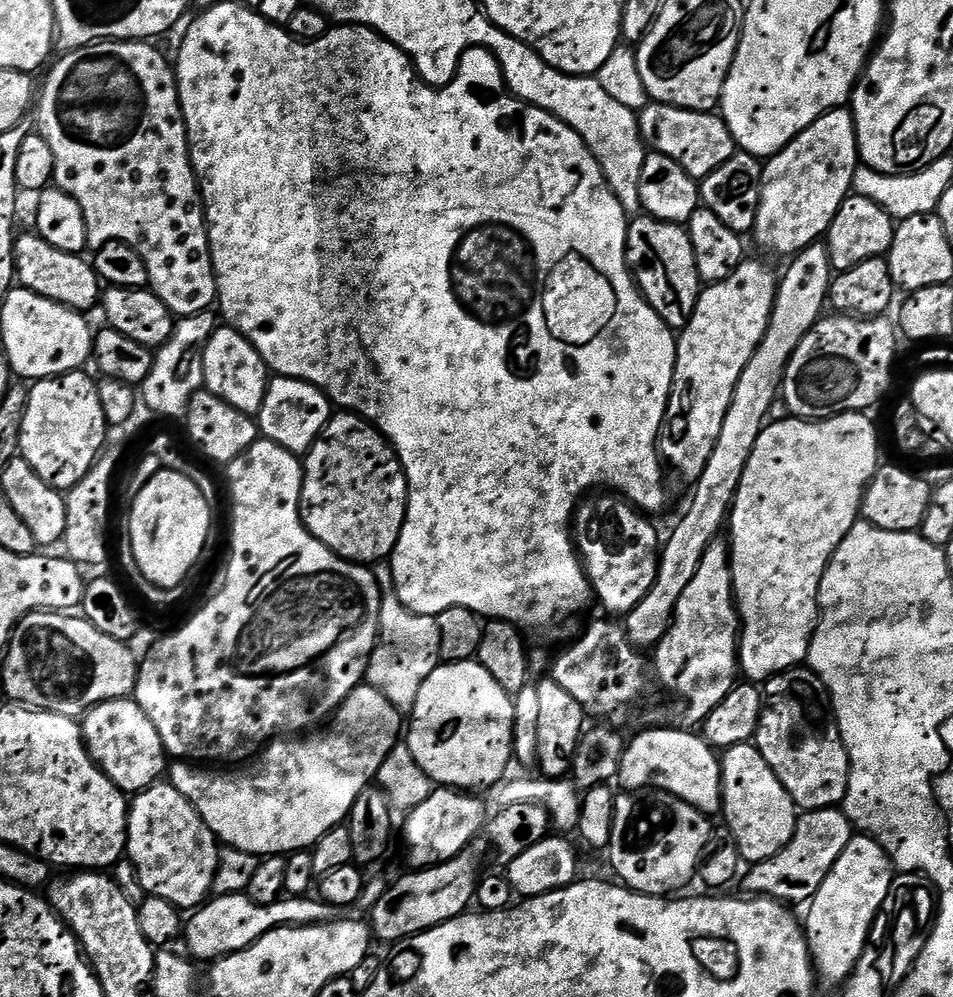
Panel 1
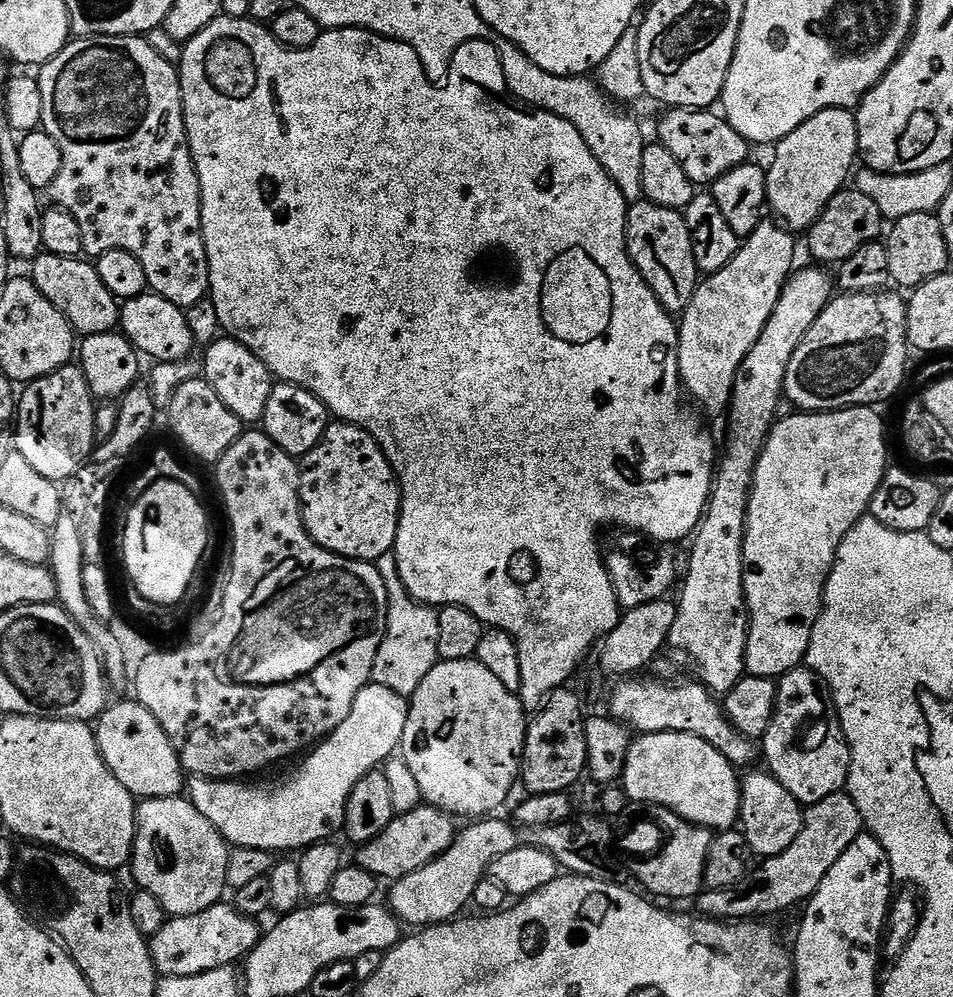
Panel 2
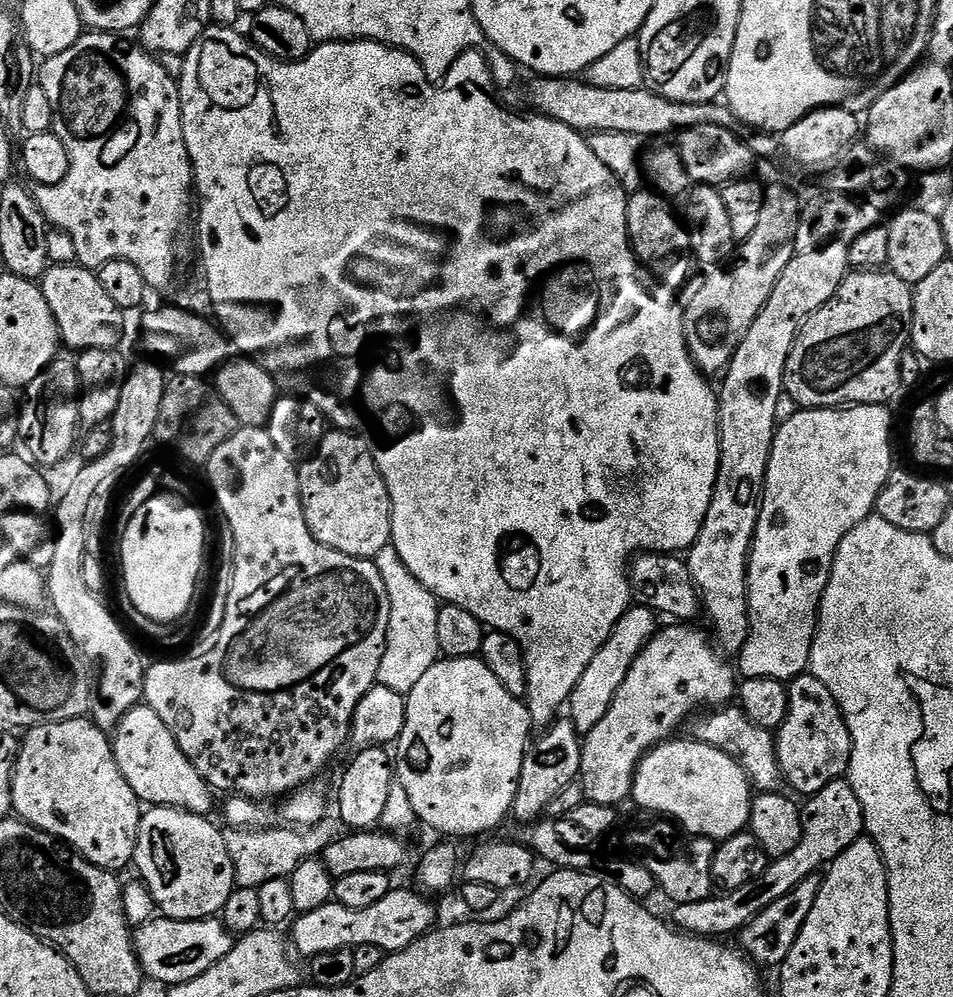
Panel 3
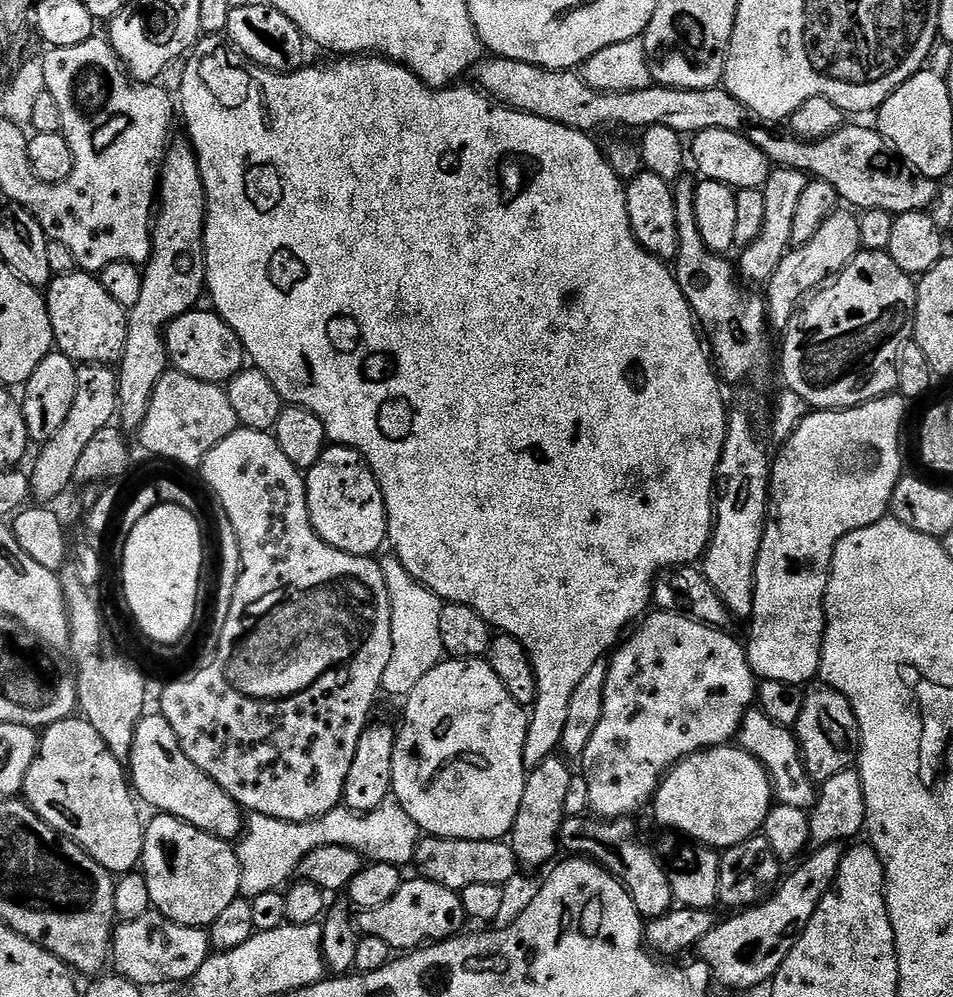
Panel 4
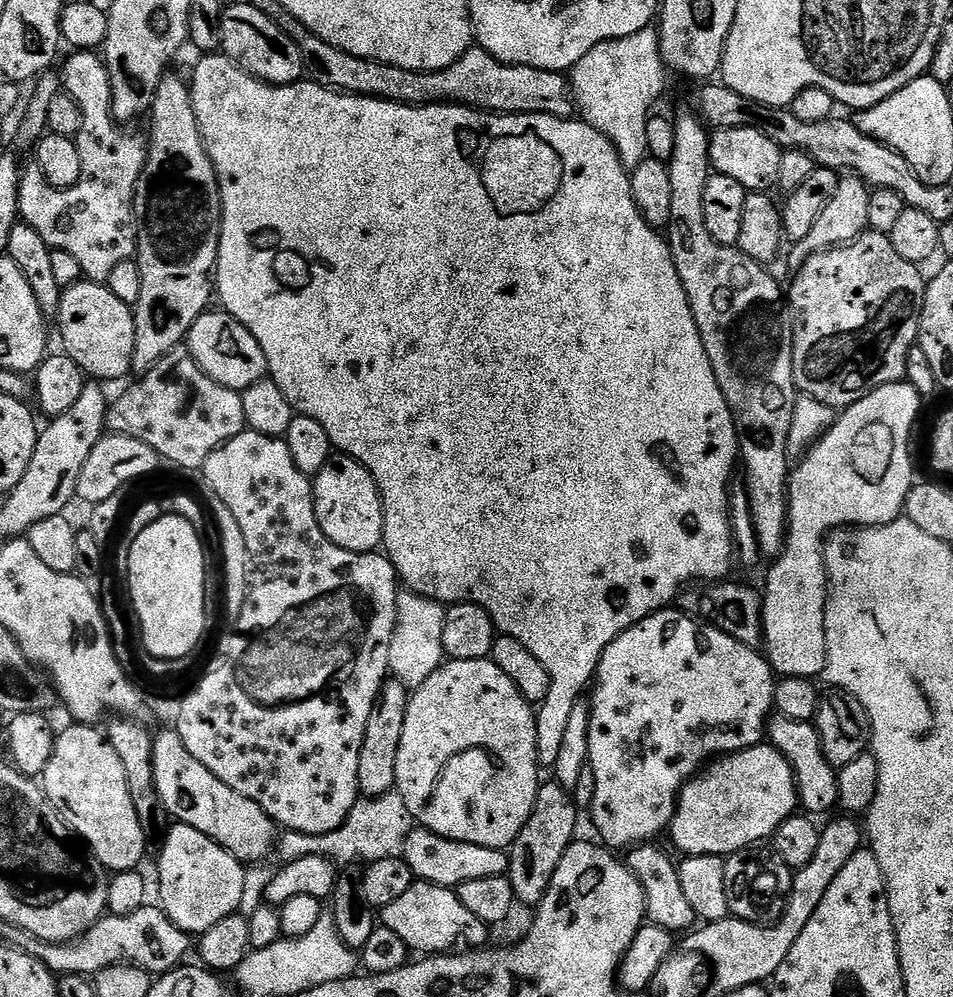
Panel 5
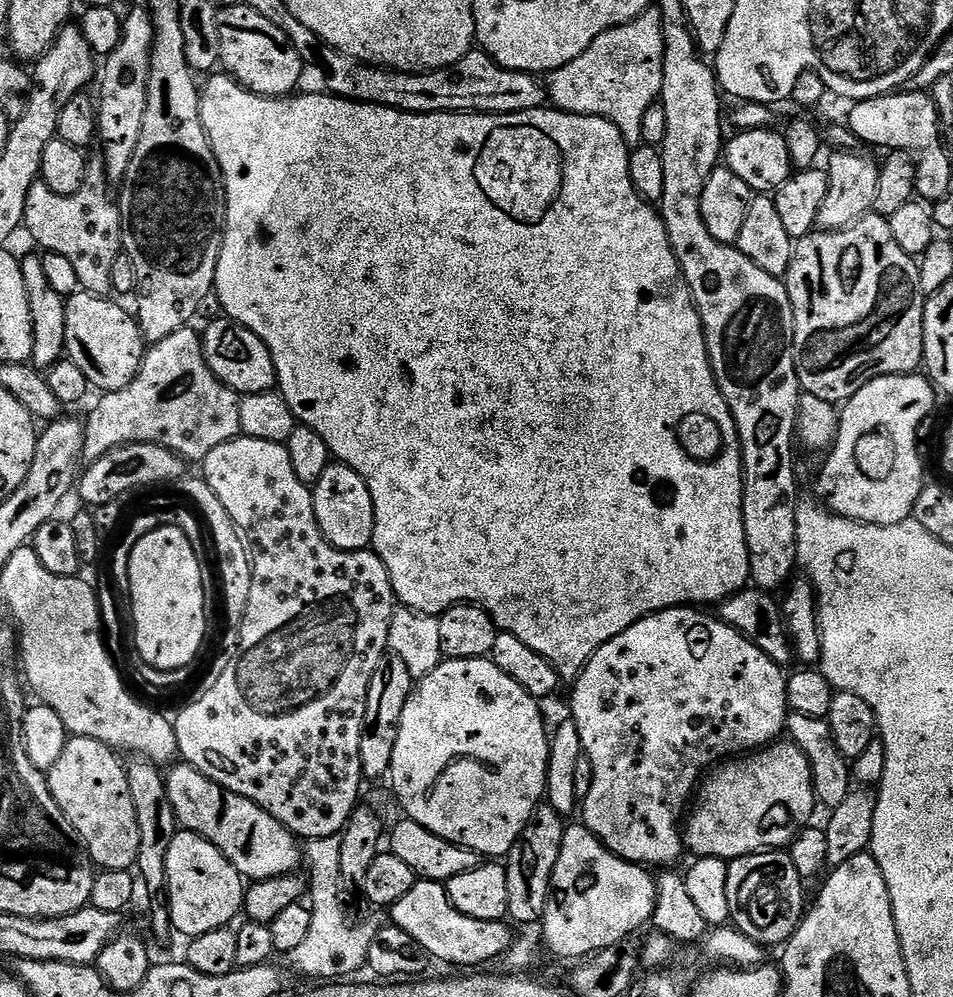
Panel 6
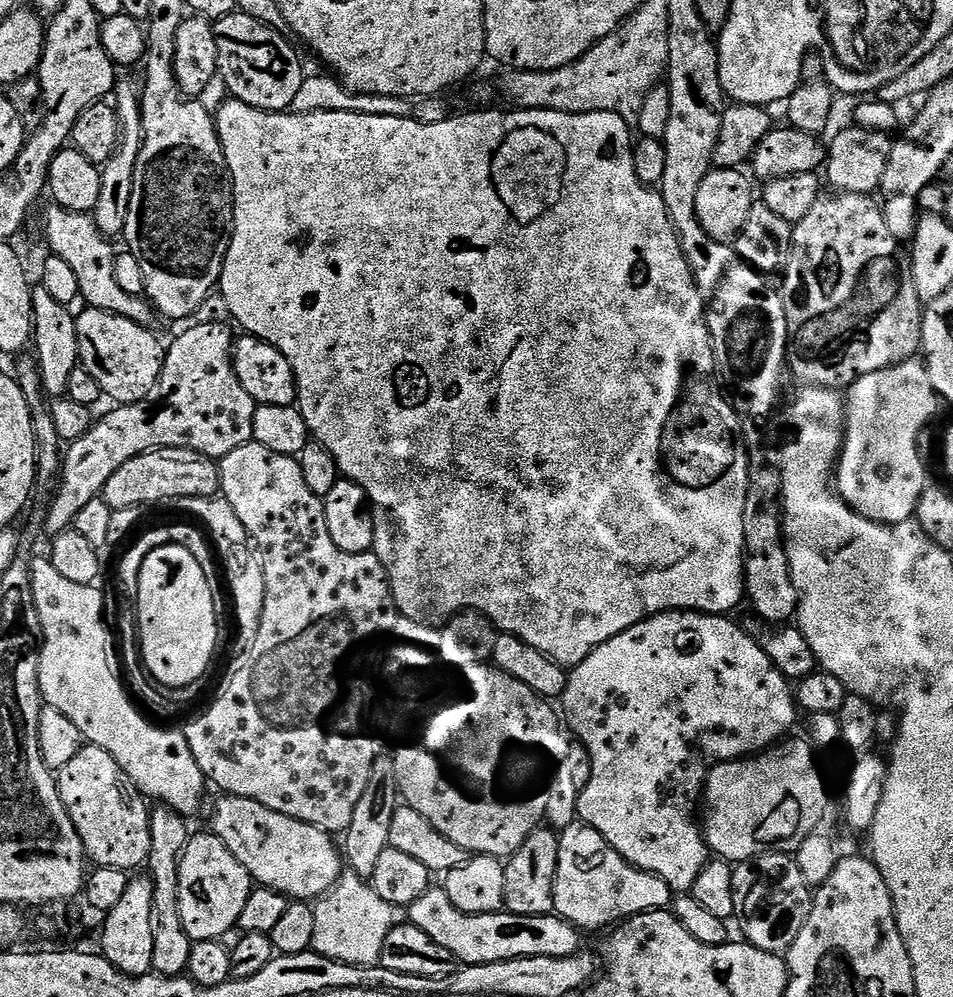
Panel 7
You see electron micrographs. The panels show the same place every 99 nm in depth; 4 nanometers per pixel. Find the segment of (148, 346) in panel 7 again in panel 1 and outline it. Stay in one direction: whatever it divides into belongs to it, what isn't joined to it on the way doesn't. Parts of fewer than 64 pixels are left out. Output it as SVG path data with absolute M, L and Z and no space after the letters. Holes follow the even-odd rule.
M35 234L17 235L14 255L16 257L15 279L19 287L29 288L42 298L50 298L62 306L73 308L75 312L85 314L91 313L91 308L101 303L102 281L97 276L96 269L83 255L75 256L66 254L62 250L54 250L50 242Z

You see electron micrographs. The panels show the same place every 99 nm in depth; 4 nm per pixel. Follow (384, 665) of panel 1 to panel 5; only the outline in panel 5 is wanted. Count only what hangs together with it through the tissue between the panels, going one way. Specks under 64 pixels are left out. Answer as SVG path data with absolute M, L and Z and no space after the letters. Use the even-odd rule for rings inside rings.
M407 590L397 591L396 621L388 659L391 679L402 682L409 690L415 690L422 686L422 682L426 682L426 678L430 678L430 674L437 672L441 664L445 663L446 657L442 646L445 611L445 605L438 600L431 600Z

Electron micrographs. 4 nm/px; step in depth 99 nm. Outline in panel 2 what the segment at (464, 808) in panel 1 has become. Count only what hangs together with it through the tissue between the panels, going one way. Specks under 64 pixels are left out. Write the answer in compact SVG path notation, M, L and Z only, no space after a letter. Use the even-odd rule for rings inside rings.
M421 806L393 815L390 826L378 834L369 844L363 845L354 860L355 867L374 874L381 881L395 882L406 874L414 874L422 866L426 866L434 858L438 858L452 844L452 839L457 834L458 828L453 817L439 808Z

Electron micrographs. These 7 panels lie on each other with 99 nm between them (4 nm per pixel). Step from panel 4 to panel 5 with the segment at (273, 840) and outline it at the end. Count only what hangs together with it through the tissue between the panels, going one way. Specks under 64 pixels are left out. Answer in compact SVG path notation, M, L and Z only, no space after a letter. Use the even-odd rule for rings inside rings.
M398 791L387 792L381 796L370 796L357 800L356 805L350 810L350 814L336 830L321 836L311 836L301 832L285 831L278 840L278 852L284 855L284 858L295 858L297 856L326 856L329 860L340 866L352 866L357 863L360 852L376 852L372 854L384 854L389 851L388 836L397 836L403 838L409 836L414 827L414 821L402 794Z

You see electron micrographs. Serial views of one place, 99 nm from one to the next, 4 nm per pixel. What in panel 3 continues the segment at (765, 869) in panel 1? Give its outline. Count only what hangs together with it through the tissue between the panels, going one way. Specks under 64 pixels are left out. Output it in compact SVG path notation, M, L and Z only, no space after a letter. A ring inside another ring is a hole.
M844 778L830 782L830 786L826 786L818 795L807 797L800 817L802 838L798 846L790 850L790 854L775 857L767 870L754 882L742 886L742 890L713 894L702 902L675 905L671 909L671 923L679 931L694 936L728 938L724 936L730 935L731 932L732 935L739 933L754 917L762 914L766 906L774 906L774 902L778 902L778 898L786 898L786 894L790 894L794 886L827 869L833 860L840 857L842 850L846 850L855 840L865 835L864 807L852 785Z

